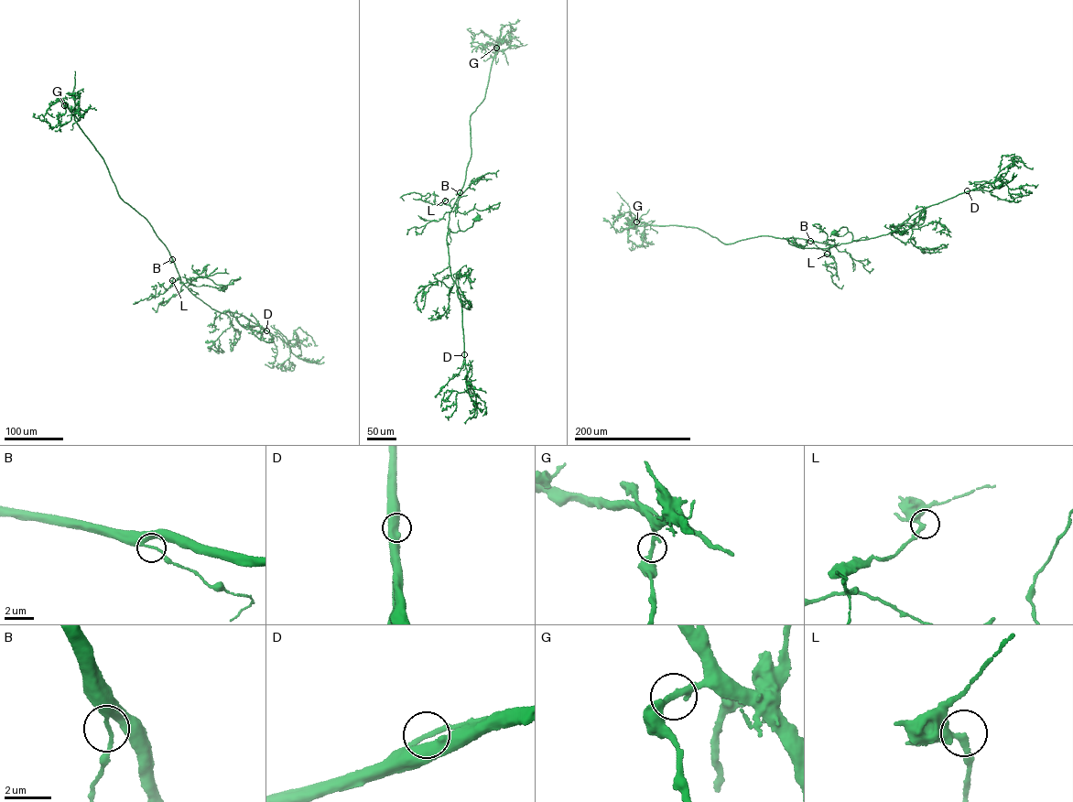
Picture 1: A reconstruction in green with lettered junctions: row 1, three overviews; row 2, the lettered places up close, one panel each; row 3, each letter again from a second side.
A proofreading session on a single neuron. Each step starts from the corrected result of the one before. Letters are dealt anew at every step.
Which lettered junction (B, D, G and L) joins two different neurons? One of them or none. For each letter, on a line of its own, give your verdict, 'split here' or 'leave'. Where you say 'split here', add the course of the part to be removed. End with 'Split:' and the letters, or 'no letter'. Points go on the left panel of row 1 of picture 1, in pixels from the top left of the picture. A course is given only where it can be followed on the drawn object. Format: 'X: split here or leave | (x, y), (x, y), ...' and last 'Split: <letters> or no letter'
B: leave
D: leave
G: leave
L: leave
Split: no letter

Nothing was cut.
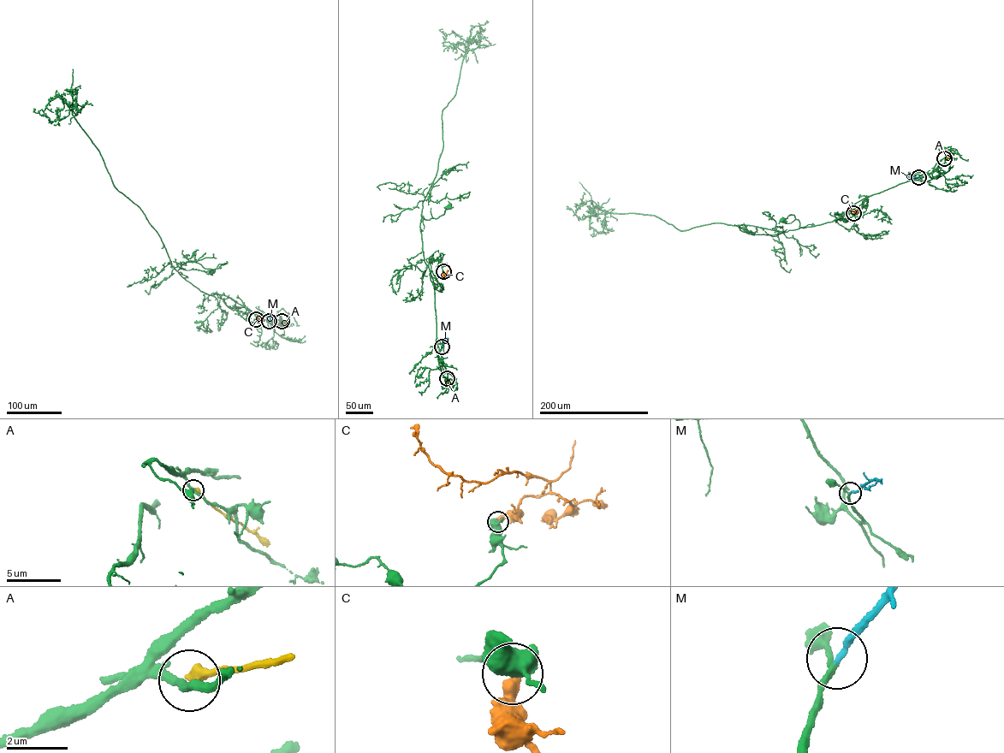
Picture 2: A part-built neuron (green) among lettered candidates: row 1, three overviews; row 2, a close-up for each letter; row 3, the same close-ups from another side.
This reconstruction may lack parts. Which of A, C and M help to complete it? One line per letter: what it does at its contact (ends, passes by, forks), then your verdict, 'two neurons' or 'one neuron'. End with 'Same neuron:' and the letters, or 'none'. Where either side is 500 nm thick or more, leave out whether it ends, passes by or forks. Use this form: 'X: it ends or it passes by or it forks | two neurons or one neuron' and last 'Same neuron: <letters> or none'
A: it ends | two neurons
C: it ends | two neurons
M: it ends | one neuron
Same neuron: M

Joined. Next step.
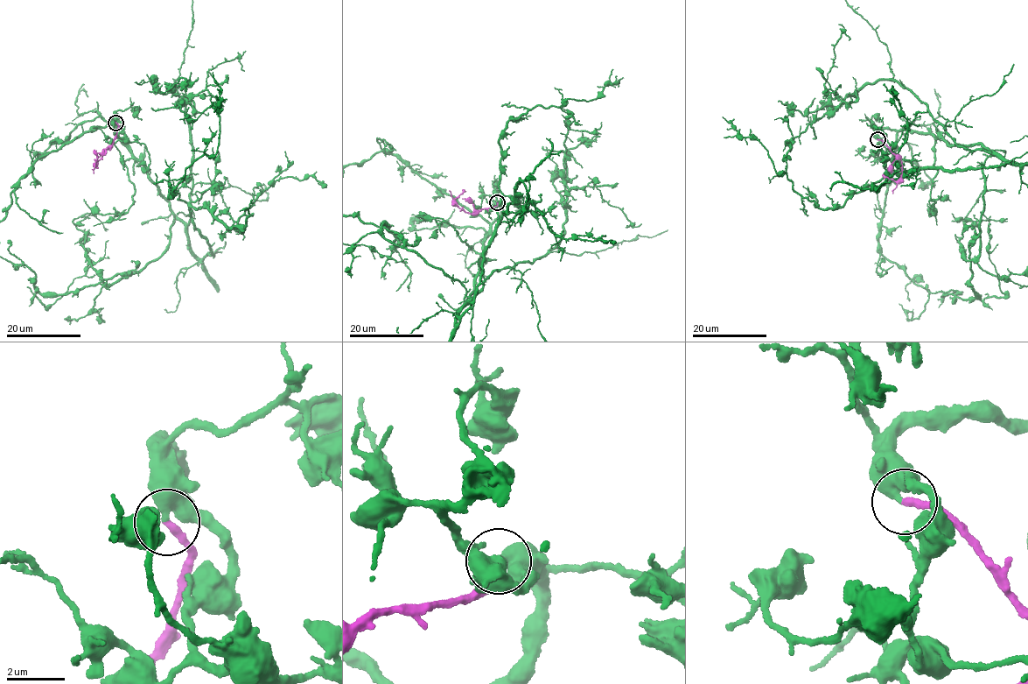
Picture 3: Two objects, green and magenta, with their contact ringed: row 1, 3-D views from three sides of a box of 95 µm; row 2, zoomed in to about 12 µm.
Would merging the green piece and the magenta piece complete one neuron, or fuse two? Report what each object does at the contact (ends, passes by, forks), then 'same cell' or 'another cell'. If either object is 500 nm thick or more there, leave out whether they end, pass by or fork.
same cell

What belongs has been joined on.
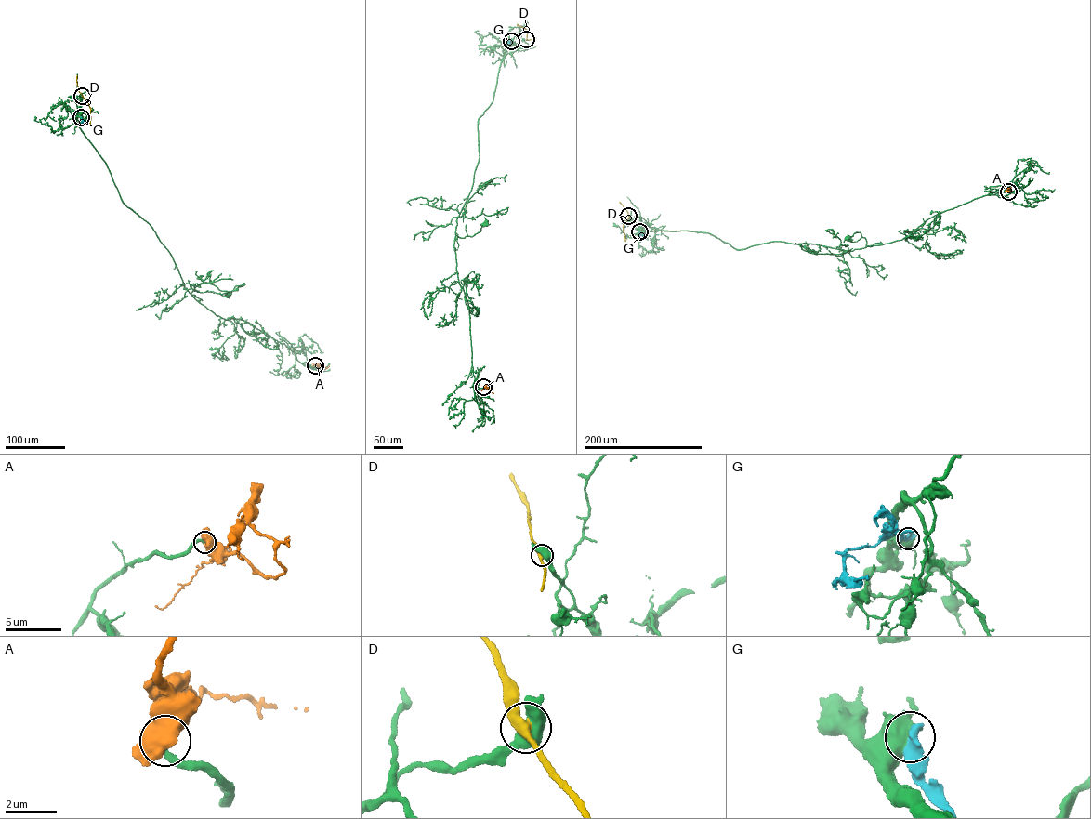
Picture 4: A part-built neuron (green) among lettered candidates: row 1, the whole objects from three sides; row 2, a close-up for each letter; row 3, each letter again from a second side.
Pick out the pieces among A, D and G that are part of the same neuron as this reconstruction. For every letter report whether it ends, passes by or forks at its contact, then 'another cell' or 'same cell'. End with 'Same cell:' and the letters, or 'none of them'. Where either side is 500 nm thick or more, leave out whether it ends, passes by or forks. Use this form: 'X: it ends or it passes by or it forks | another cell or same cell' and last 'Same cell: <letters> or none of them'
A: same cell
D: it passes by | another cell
G: another cell
Same cell: A

